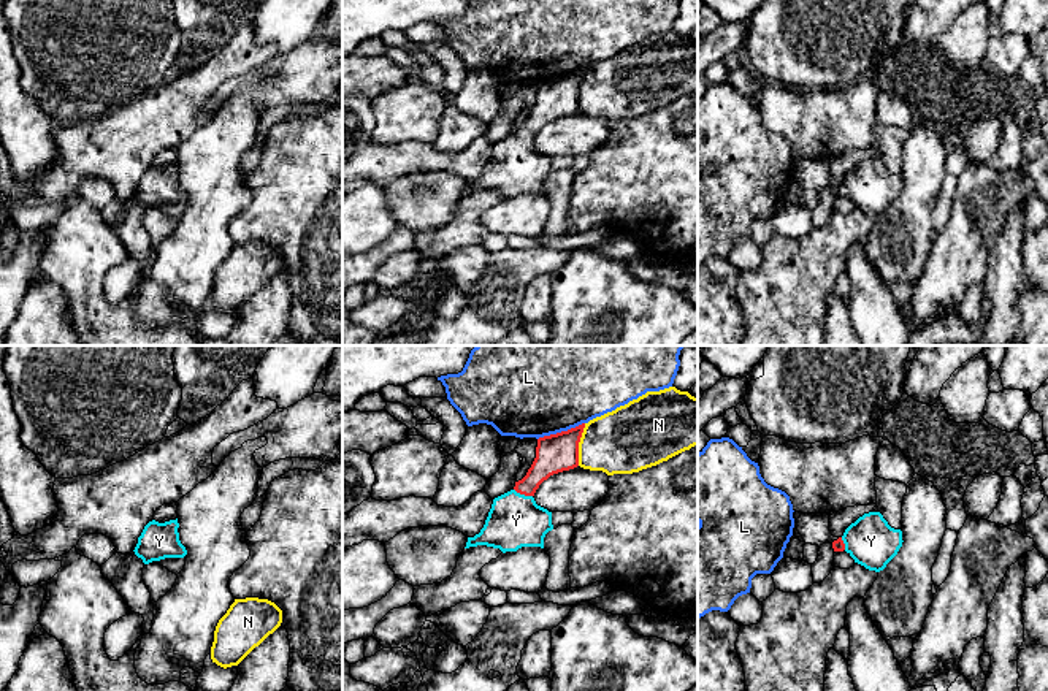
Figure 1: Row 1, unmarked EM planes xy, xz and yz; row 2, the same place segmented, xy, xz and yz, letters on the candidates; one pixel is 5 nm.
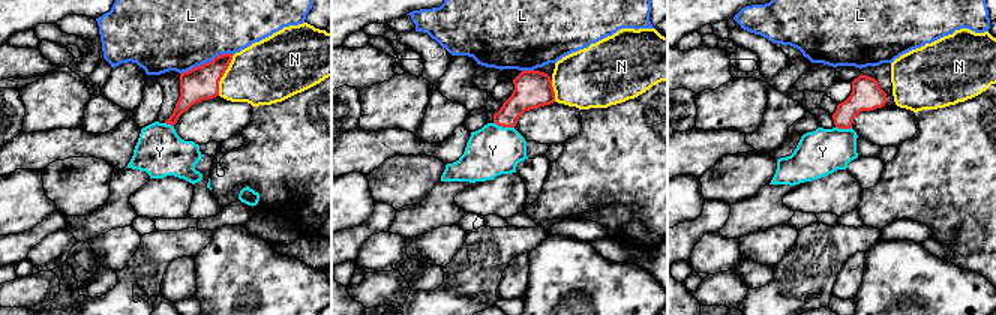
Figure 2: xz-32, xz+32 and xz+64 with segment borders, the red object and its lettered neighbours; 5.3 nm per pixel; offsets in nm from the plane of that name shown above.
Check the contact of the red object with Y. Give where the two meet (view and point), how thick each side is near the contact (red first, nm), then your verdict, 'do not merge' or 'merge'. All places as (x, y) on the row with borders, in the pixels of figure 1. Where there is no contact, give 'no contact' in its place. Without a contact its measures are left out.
contact xz (524, 493); calibres 180 and 280 nm; merge

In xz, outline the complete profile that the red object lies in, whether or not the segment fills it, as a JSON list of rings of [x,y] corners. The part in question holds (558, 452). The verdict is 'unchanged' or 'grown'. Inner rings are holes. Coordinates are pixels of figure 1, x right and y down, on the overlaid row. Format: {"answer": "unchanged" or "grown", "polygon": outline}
{"answer": "grown", "polygon": [[[585,423],[537,439],[536,458],[515,487],[495,498],[484,528],[468,537],[466,547],[487,545],[503,553],[522,547],[544,548],[544,537],[553,529],[552,512],[534,501],[539,485],[550,475],[579,466],[579,442]]]}

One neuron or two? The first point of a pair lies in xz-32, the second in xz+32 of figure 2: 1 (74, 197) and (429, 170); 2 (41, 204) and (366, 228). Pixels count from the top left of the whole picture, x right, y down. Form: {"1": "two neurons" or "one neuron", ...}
{"1": "one neuron", "2": "two neurons"}

